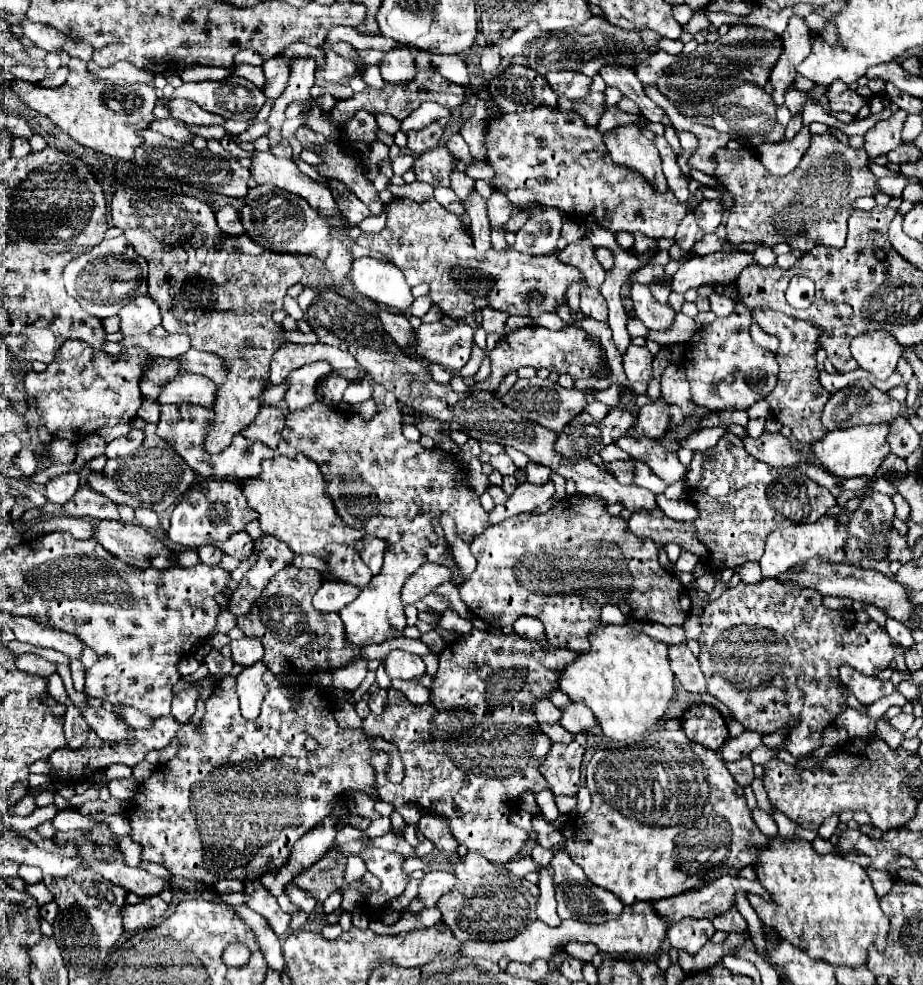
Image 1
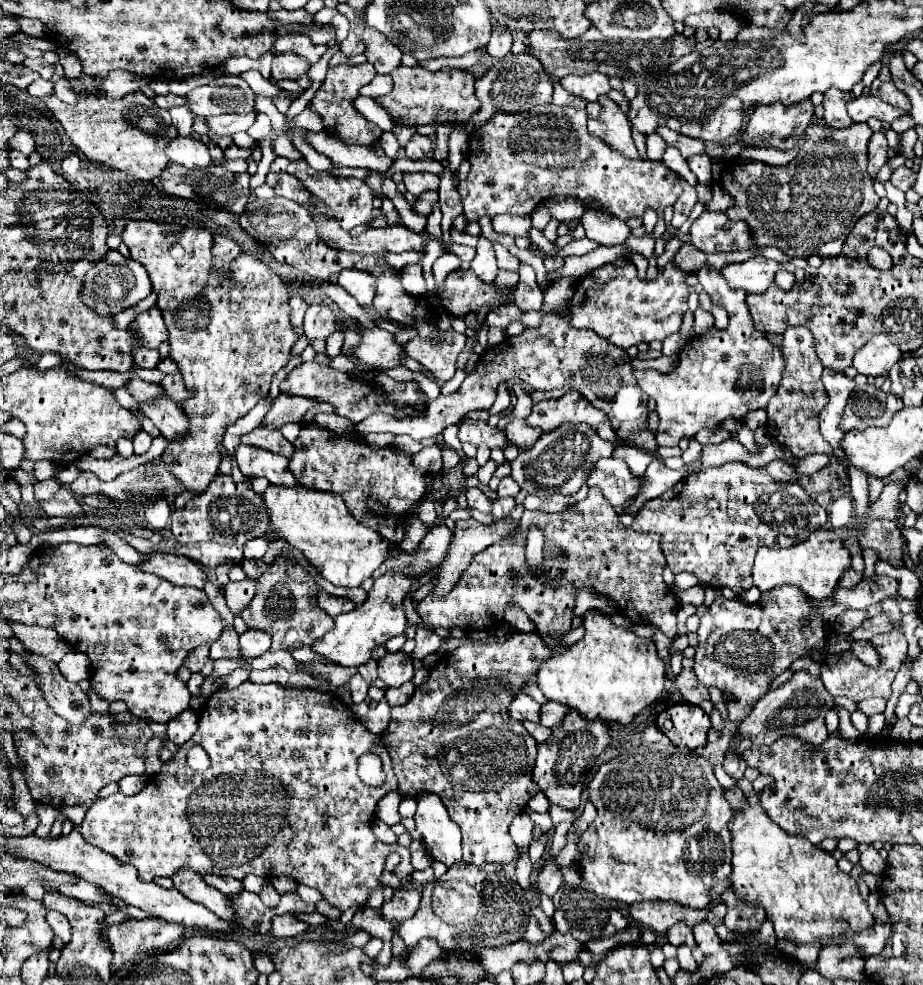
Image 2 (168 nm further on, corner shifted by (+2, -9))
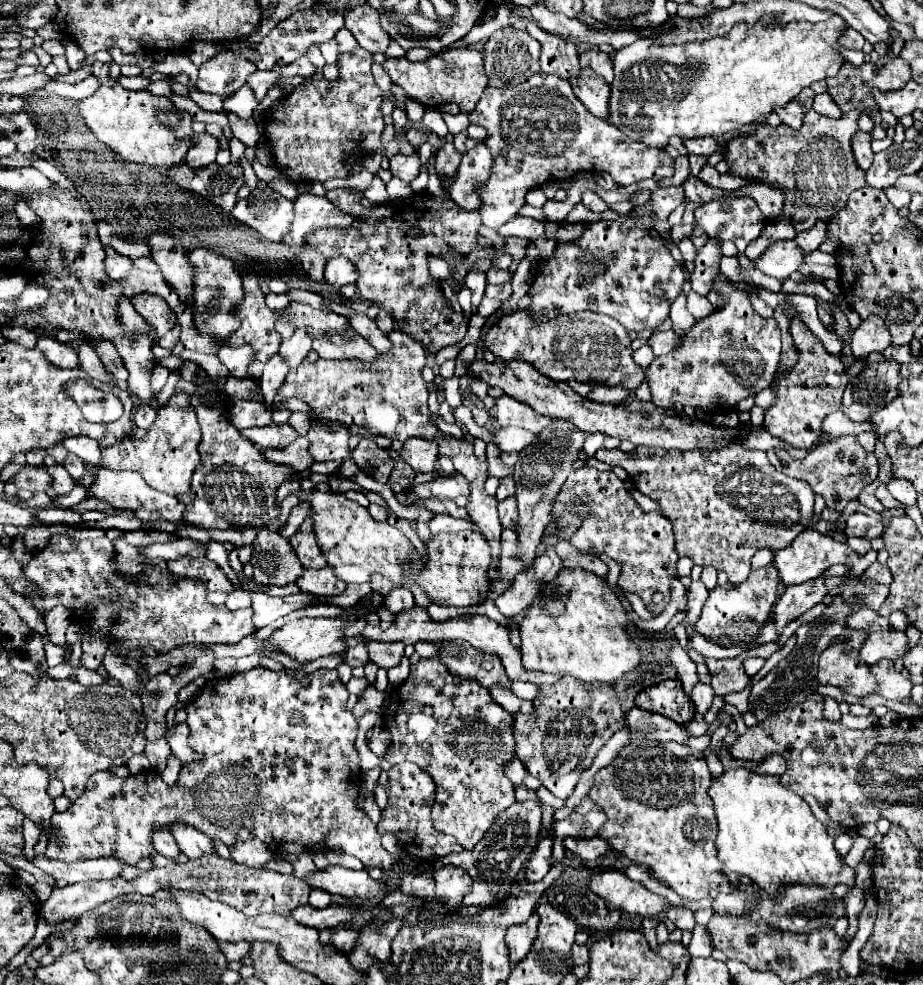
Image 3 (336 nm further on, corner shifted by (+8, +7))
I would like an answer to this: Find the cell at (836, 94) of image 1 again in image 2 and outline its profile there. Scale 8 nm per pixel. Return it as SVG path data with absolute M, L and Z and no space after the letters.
M862 94L860 98L846 102L846 110L848 110L852 122L866 122L872 116L880 118L882 122L892 122L894 118L900 118L902 114L906 114L904 110L898 110L870 94Z

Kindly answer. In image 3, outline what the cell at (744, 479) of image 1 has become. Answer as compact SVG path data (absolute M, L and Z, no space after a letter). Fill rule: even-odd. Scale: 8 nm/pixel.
M730 444L720 450L698 450L698 452L666 452L662 448L634 448L632 452L622 452L618 448L606 450L600 448L596 458L610 464L622 466L628 476L634 480L636 488L652 498L662 502L660 512L672 522L674 536L676 536L676 550L680 556L688 556L694 564L700 566L714 566L716 570L724 570L728 580L740 584L750 574L750 560L756 550L772 548L782 550L786 548L802 530L812 524L814 518L814 492L812 488L796 478L788 478L786 474L778 472L766 458L762 450L748 450L738 444ZM658 488L658 490L656 490ZM690 488L690 496L676 494ZM662 494L662 498L660 498Z

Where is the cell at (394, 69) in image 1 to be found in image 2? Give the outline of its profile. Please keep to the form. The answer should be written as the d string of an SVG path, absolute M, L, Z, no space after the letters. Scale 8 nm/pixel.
M358 26L356 34L360 34L362 40L366 42L364 56L368 58L368 62L374 64L378 74L390 74L392 70L396 70L402 64L402 50L398 46L394 46L378 30L374 30L370 26L364 26L364 28Z

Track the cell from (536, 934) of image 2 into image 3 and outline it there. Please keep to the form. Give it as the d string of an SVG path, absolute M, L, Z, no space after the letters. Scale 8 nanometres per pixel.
M532 912L524 924L508 928L506 944L510 948L512 964L518 964L518 960L522 960L528 954L534 938L536 938L536 930L538 930L538 914L536 912Z

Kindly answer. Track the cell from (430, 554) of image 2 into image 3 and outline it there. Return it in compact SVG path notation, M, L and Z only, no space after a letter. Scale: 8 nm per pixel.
M436 514L434 520L432 520L428 526L430 526L430 532L432 532L432 534L472 530L472 522L470 522L468 518L466 518L466 520L456 520L456 518L450 518L450 516L444 516L444 514Z

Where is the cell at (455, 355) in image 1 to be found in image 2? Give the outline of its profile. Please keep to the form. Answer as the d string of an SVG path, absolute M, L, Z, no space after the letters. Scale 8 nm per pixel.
M362 330L362 342L352 348L352 354L374 368L396 368L404 352L404 344L396 340L394 334L386 330Z

